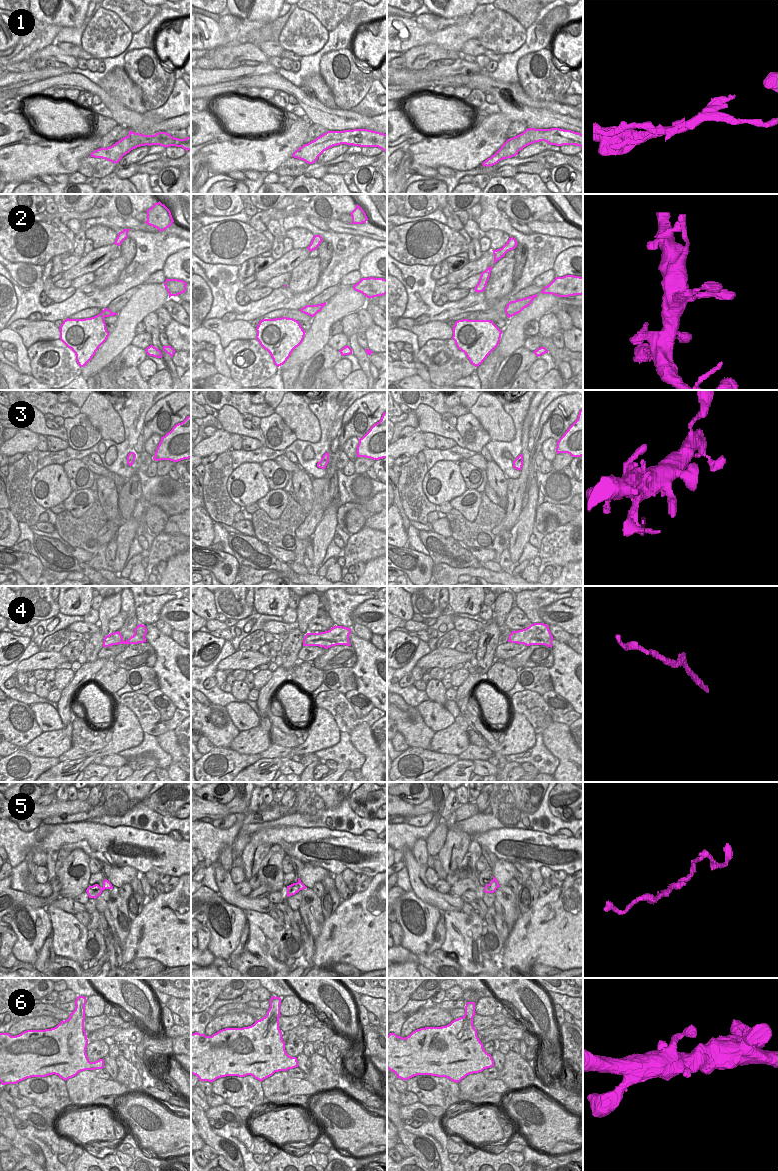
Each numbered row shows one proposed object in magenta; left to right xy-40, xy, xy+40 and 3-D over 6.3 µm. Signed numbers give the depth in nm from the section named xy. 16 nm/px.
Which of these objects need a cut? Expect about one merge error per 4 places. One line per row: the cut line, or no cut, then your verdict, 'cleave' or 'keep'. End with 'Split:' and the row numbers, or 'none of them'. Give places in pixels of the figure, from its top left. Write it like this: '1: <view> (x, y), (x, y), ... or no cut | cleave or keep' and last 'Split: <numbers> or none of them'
1: xy+40 (495, 153), (502, 159) | cleave
2: no cut | keep
3: no cut | keep
4: no cut | keep
5: no cut | keep
6: no cut | keep
Split: 1

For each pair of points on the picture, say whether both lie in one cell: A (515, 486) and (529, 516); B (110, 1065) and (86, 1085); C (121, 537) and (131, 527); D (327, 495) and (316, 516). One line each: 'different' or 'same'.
A: different
B: different
C: same
D: different

